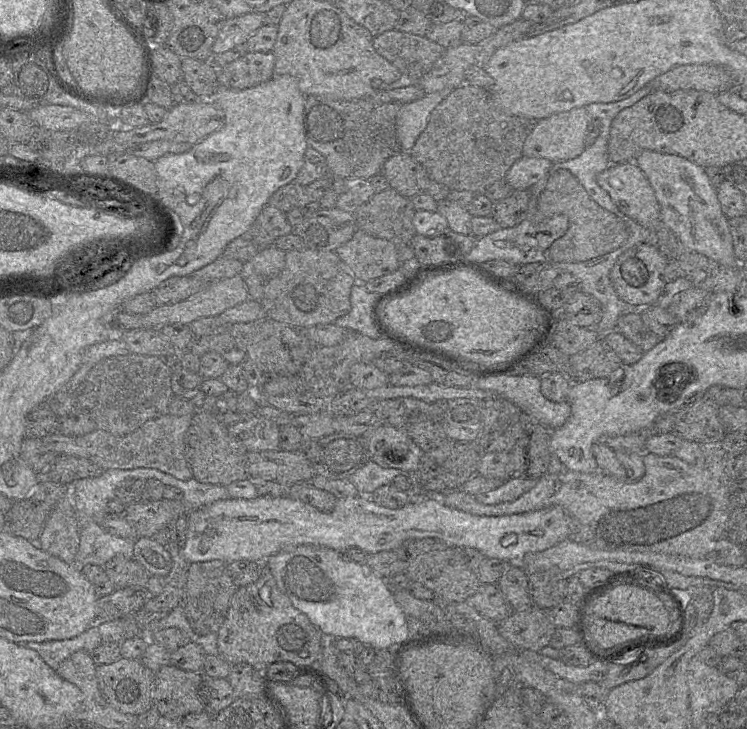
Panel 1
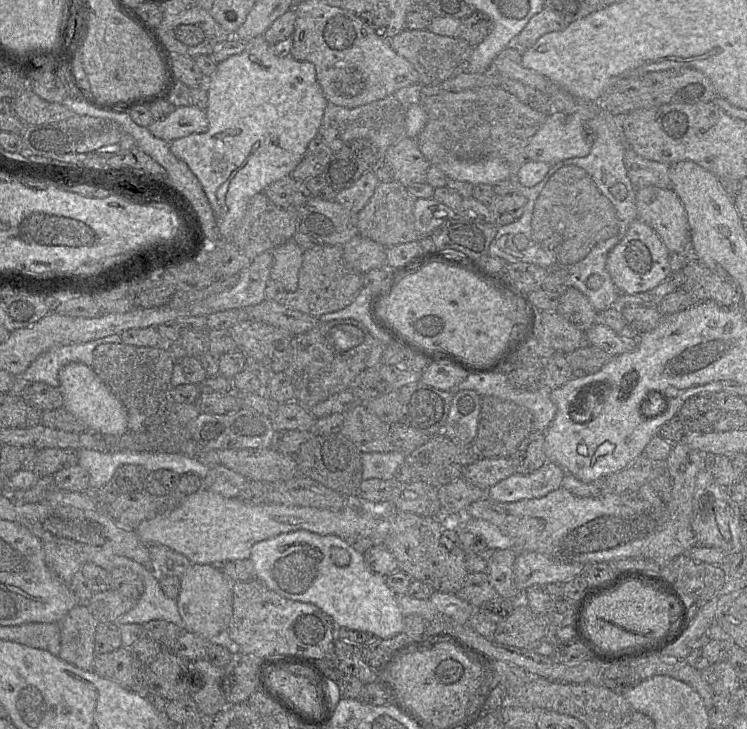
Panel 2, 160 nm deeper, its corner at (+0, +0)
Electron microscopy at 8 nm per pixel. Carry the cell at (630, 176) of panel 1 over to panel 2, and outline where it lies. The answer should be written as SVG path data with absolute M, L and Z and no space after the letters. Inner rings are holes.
M639 188L635 191L635 203L638 219L658 234L669 253L690 251L687 215L672 189Z

